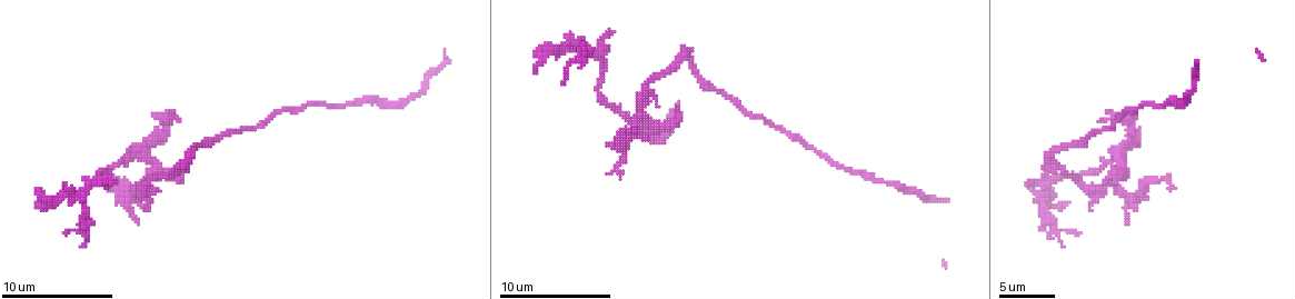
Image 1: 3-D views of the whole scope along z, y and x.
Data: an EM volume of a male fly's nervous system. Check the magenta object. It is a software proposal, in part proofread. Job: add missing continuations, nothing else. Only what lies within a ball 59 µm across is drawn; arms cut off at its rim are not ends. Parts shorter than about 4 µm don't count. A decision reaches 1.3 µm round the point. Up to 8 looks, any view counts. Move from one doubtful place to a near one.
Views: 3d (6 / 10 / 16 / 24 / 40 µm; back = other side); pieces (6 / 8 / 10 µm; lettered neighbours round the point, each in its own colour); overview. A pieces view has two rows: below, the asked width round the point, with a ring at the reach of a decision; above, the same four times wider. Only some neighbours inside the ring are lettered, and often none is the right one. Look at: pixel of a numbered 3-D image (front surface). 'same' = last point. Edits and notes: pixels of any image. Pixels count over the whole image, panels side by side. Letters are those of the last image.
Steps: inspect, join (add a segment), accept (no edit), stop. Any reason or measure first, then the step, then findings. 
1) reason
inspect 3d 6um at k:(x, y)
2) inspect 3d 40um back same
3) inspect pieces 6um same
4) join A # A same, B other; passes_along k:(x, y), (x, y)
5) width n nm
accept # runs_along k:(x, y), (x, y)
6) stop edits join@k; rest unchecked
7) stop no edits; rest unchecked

branch stops here
inspect 3d 10um at 1:(1134, 209)

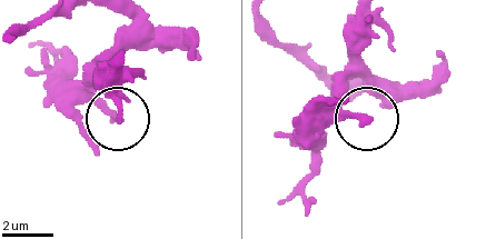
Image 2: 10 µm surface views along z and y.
inspect pieces 8um at 2:(365, 118)

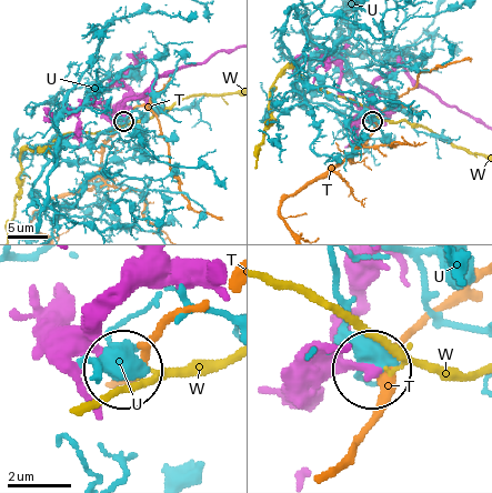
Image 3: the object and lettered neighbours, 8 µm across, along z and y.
accept # T other, U other, W other; none of them fits

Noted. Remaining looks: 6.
thin end
inspect 3d 6um at 1:(1081, 232)

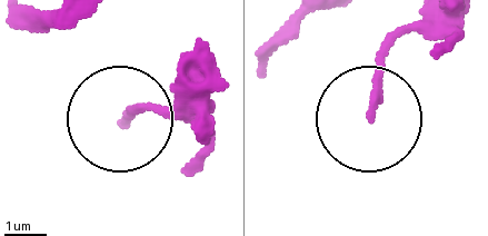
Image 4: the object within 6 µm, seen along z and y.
inspect pieces 8um at 4:(123, 121)

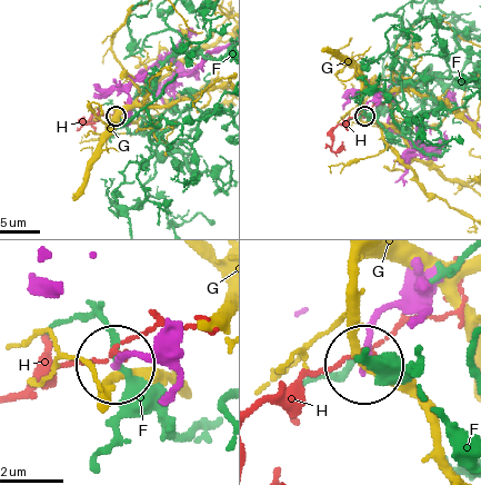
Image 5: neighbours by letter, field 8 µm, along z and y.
accept # F other, G other, H other; none of them fits

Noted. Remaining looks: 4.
an open end
inspect 3d 6um at 1:(1174, 190)

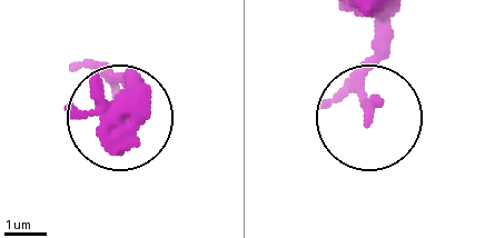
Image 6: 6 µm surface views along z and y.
inspect pieces 10um at 6:(370, 118)

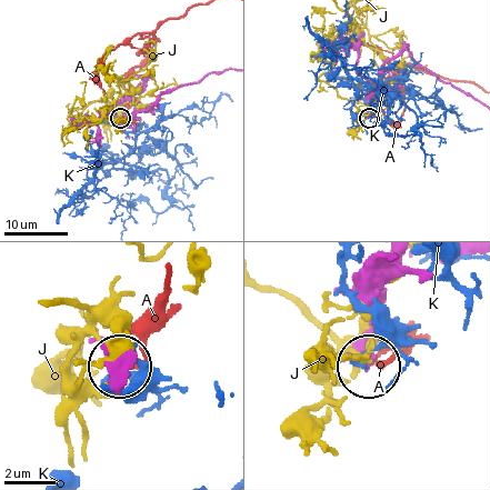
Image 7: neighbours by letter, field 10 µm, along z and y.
accept # A other, J other, K other; no lettered segment goes on from it

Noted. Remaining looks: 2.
an open end
inspect pieces 10um at 1:(1028, 182)

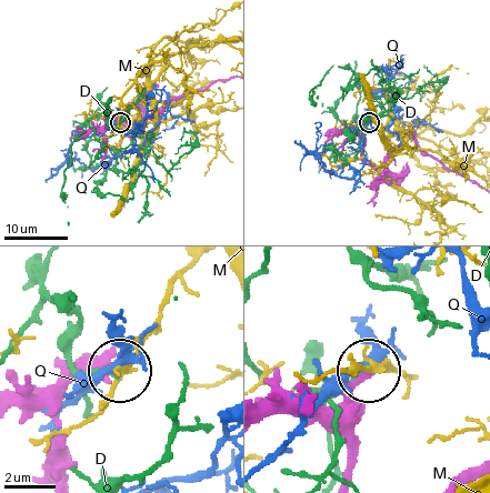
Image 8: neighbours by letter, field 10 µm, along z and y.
accept # D other, M other, Q other; runs_along 8:(344, 472), (352, 440), (352, 395), (369, 372); none of them fits

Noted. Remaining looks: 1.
stop no edits; rest unchecked

